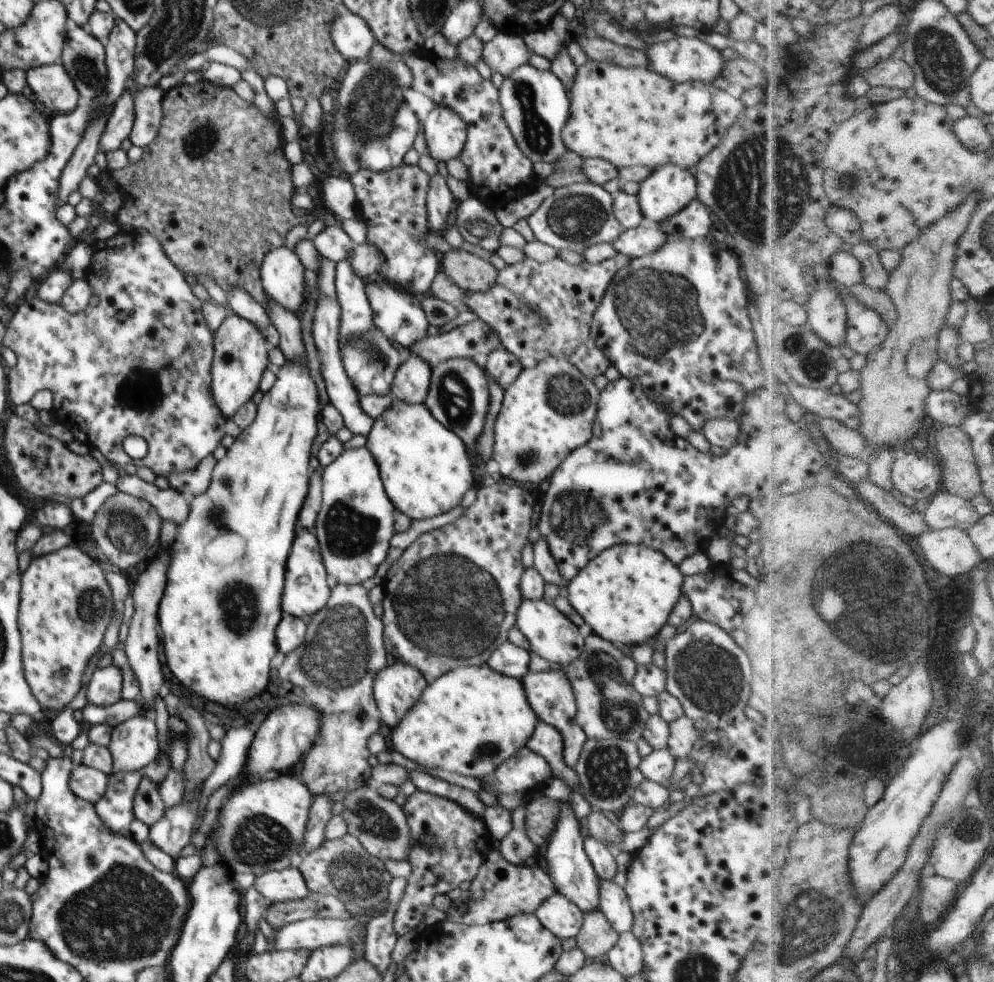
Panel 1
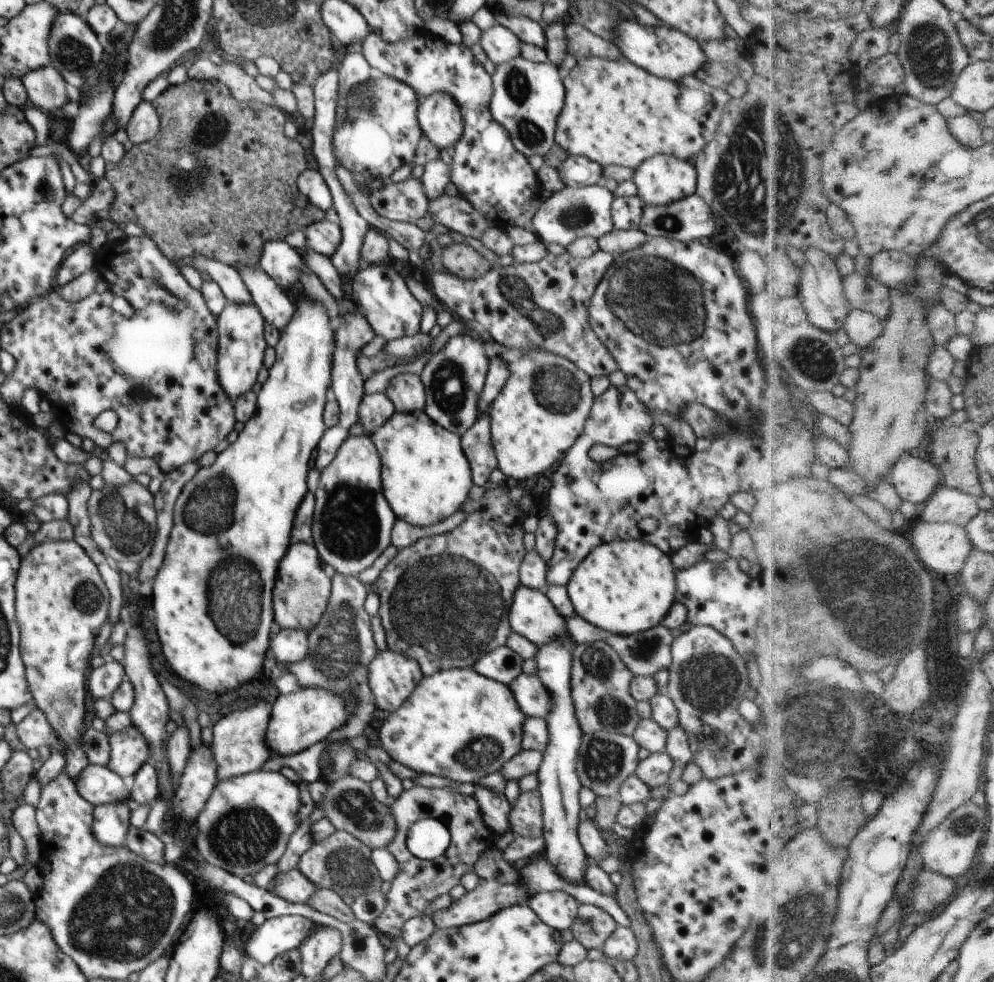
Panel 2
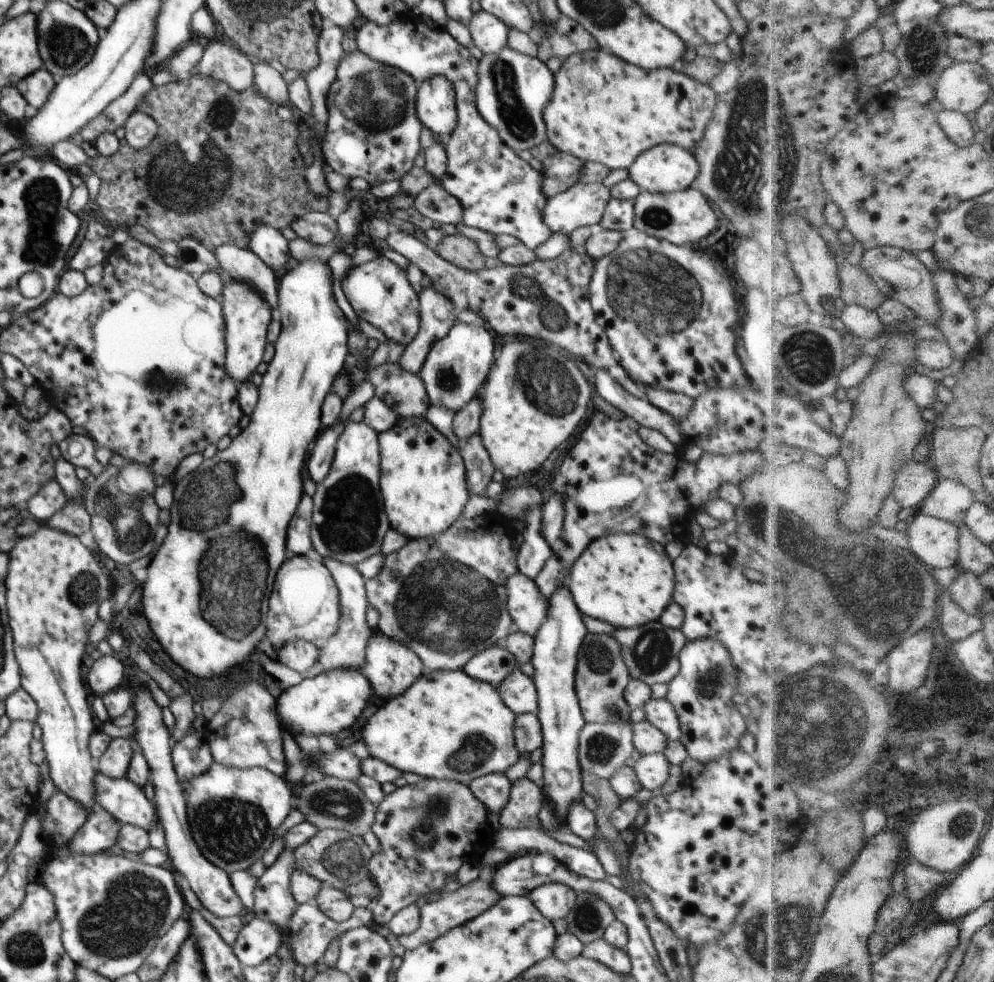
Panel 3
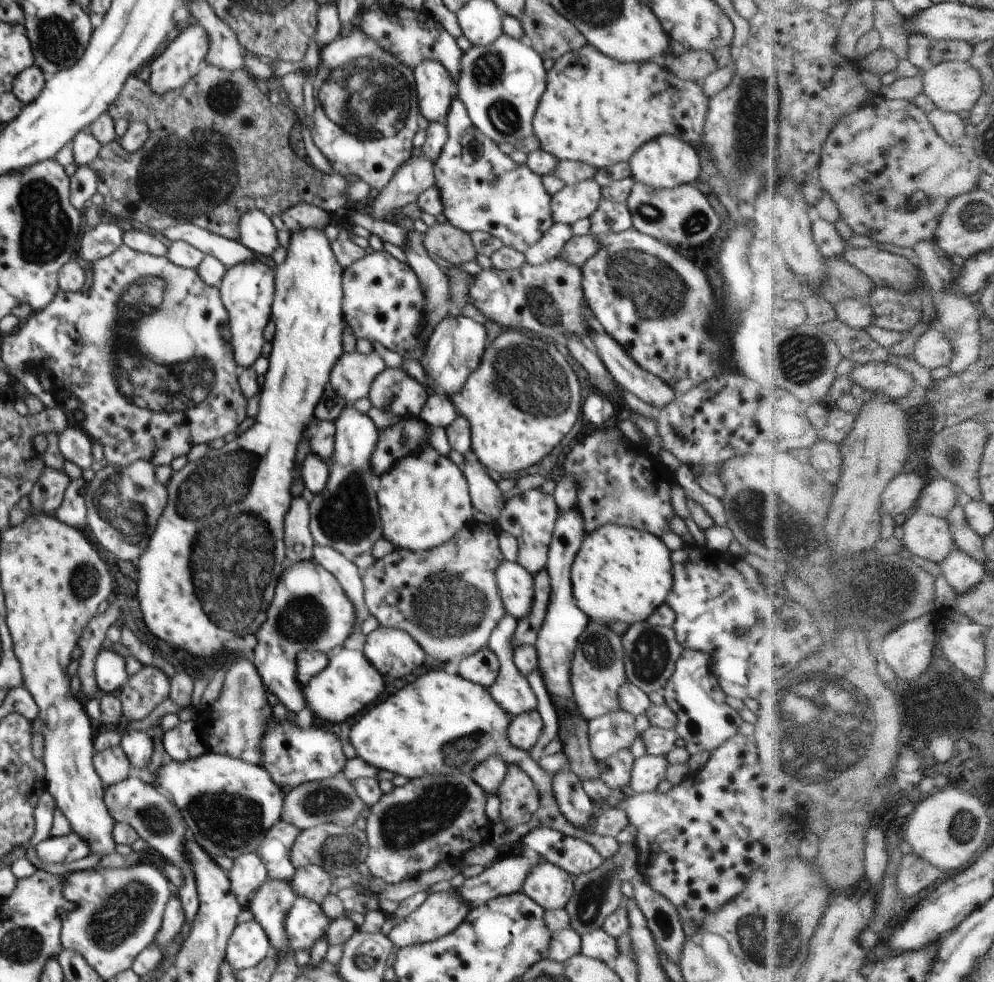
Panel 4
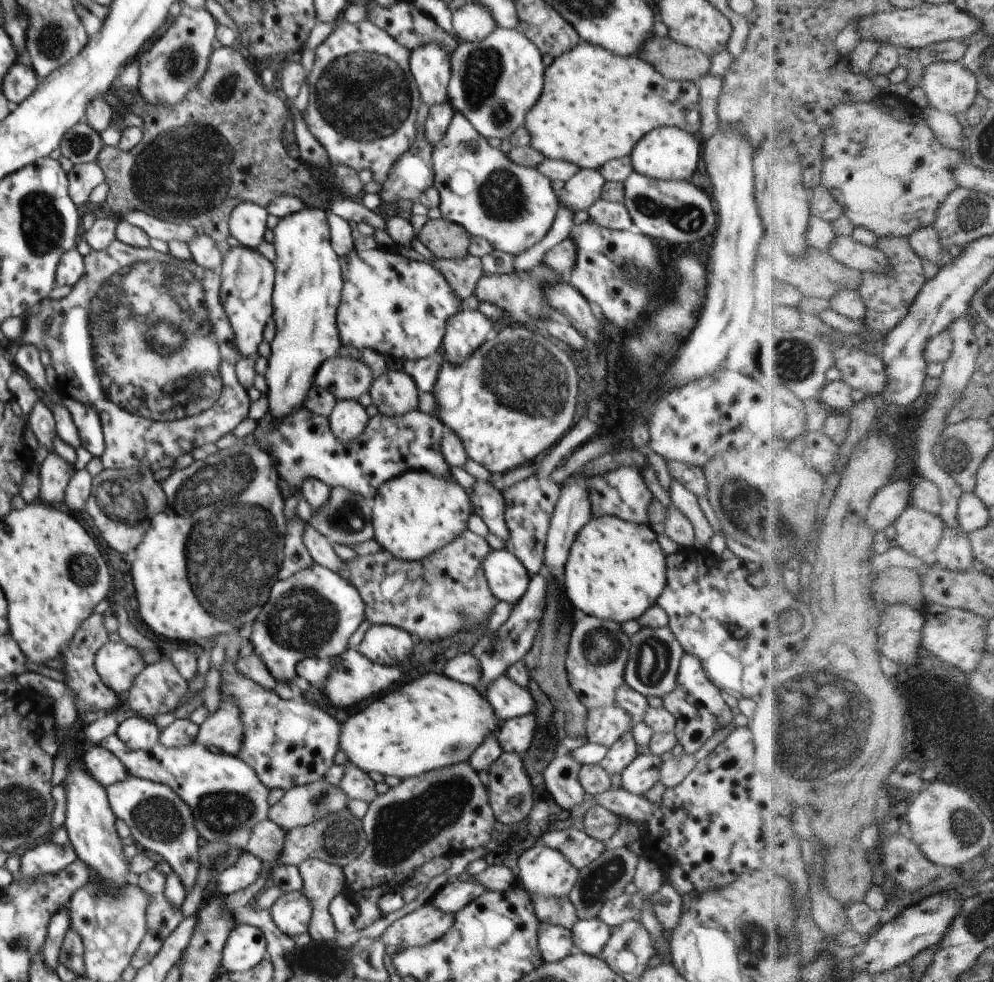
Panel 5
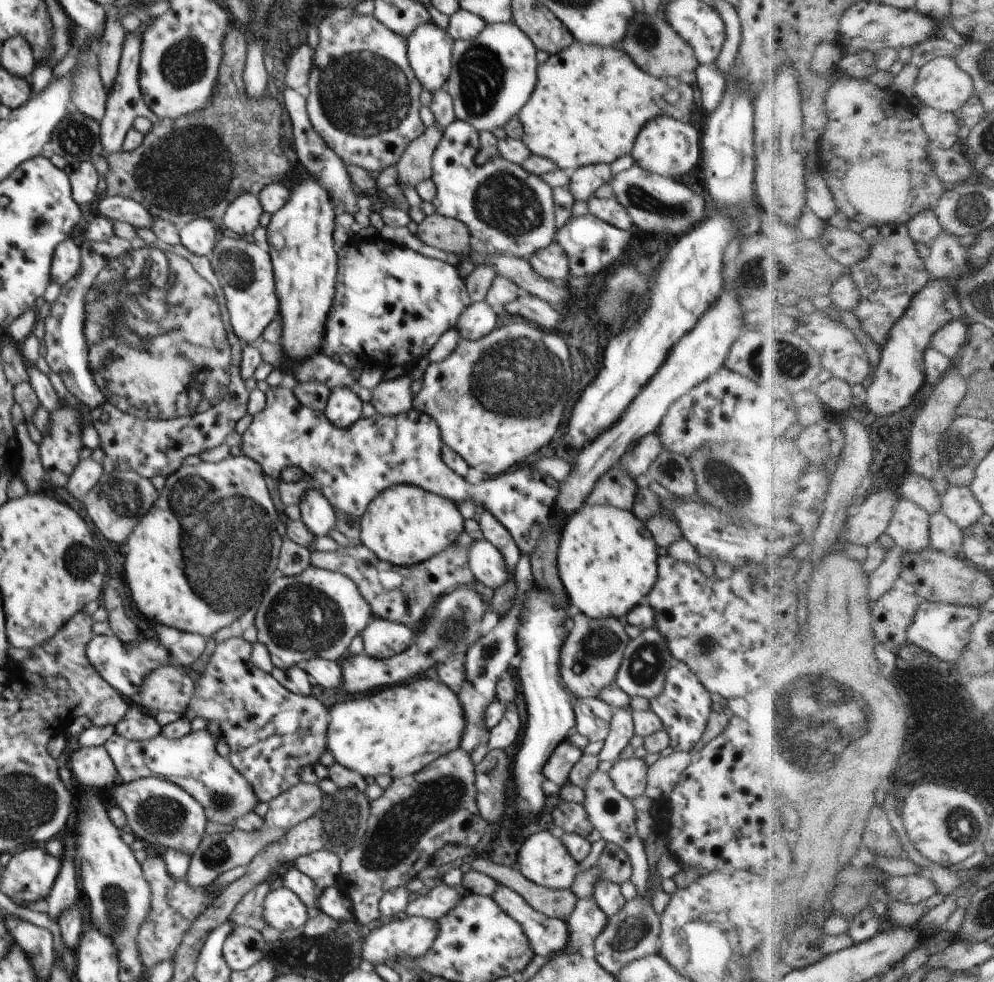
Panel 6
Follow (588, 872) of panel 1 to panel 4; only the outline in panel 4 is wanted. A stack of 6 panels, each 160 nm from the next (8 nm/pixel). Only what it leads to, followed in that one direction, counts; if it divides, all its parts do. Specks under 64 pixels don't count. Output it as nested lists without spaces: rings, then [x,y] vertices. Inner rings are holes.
[[[578,508],[560,515],[555,522],[555,529],[549,544],[546,570],[551,582],[551,595],[547,613],[537,634],[535,649],[537,650],[538,670],[540,670],[550,700],[568,717],[577,716],[577,704],[571,683],[571,662],[575,655],[578,637],[586,630],[590,619],[577,607],[571,585],[571,566],[580,550],[585,537],[583,518]]]

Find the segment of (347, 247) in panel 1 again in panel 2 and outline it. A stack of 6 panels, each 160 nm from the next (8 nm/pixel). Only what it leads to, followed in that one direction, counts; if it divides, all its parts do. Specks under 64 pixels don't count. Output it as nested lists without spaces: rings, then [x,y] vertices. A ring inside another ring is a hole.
[[[328,219],[312,223],[304,229],[307,246],[306,248],[315,250],[329,259],[337,251],[342,240],[341,228]]]

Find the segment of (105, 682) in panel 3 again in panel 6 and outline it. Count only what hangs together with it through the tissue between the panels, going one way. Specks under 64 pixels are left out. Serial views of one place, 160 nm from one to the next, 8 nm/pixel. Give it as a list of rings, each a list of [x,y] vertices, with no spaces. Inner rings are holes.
[[[96,635],[87,644],[86,654],[90,664],[98,671],[98,674],[115,688],[120,694],[128,698],[136,698],[144,677],[155,668],[169,665],[171,657],[169,650],[159,641],[140,638],[133,643],[124,644],[116,635]]]

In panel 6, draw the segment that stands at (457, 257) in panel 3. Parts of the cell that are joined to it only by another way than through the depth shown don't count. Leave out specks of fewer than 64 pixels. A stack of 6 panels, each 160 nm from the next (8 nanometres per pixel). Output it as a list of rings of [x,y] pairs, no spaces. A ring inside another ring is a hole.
[[[438,213],[426,216],[419,225],[417,236],[428,246],[455,254],[457,257],[464,256],[462,260],[472,266],[473,260],[468,254],[471,237],[463,222]]]

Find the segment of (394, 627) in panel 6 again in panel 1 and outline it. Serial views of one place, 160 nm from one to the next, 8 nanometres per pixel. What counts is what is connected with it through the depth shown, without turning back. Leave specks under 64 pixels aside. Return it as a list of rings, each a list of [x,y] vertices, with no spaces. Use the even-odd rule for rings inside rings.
[[[395,662],[375,676],[373,695],[381,721],[392,730],[420,700],[427,680],[413,666]]]

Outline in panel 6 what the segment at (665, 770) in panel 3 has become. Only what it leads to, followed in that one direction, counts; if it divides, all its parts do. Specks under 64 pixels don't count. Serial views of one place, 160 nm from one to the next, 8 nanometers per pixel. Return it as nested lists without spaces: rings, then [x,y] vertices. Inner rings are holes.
[[[637,757],[616,760],[609,770],[609,777],[614,788],[632,800],[645,792],[648,767],[644,759]]]

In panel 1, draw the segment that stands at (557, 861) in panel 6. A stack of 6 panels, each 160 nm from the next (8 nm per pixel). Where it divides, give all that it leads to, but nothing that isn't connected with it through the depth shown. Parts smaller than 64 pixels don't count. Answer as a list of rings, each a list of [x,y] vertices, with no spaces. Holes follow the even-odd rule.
[[[556,892],[542,901],[535,915],[554,936],[566,940],[576,938],[585,914],[568,897]]]

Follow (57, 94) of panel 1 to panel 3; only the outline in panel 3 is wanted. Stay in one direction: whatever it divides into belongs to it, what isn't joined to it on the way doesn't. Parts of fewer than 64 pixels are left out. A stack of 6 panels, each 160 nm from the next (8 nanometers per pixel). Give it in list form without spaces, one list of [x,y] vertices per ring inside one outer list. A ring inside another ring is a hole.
[[[42,68],[25,76],[16,86],[26,99],[31,111],[41,109],[55,87],[55,80],[48,70]]]

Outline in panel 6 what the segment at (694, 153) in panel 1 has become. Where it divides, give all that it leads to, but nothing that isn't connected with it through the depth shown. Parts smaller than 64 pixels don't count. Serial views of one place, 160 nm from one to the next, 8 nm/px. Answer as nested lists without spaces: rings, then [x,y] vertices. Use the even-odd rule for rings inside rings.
[[[574,42],[559,53],[550,55],[544,64],[538,65],[535,89],[517,116],[523,124],[521,140],[530,149],[531,154],[546,157],[560,169],[571,173],[586,165],[598,163],[610,165],[617,158],[631,154],[636,137],[646,123],[664,115],[684,121],[686,116],[692,114],[692,108],[694,108],[692,85],[688,100],[688,84],[680,77],[651,75],[642,70],[622,49]]]

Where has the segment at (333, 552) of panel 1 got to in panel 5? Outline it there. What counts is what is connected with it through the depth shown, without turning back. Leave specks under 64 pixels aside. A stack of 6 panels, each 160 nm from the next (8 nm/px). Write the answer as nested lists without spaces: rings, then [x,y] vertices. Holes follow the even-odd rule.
[[[340,399],[328,417],[332,434],[345,445],[350,445],[364,432],[369,421],[367,410],[358,401]],[[334,487],[331,489],[326,504],[313,511],[308,523],[328,538],[330,544],[345,544],[349,547],[356,547],[357,544],[365,543],[374,536],[373,504],[374,500],[366,500],[361,494],[349,488]]]

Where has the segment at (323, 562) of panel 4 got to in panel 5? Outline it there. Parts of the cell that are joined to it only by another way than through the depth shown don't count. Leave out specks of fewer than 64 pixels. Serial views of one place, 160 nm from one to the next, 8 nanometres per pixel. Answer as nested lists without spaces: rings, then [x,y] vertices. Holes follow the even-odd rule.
[[[308,522],[305,524],[303,541],[314,563],[318,563],[320,566],[326,567],[328,570],[338,573],[348,580],[347,564],[336,555],[334,549],[332,549],[332,544],[330,544],[327,538]]]

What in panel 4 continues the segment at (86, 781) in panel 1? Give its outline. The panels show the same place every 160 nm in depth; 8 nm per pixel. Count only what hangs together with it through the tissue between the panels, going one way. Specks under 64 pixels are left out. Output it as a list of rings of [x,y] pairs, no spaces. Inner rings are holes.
[[[128,777],[116,784],[106,786],[103,799],[110,816],[116,823],[129,824],[136,830],[139,838],[148,842],[150,848],[154,848],[163,858],[180,867],[184,876],[184,885],[180,889],[175,889],[175,894],[181,900],[187,922],[192,924],[199,909],[199,898],[194,873],[184,854],[184,843],[188,832],[176,806],[163,790],[137,777]]]

